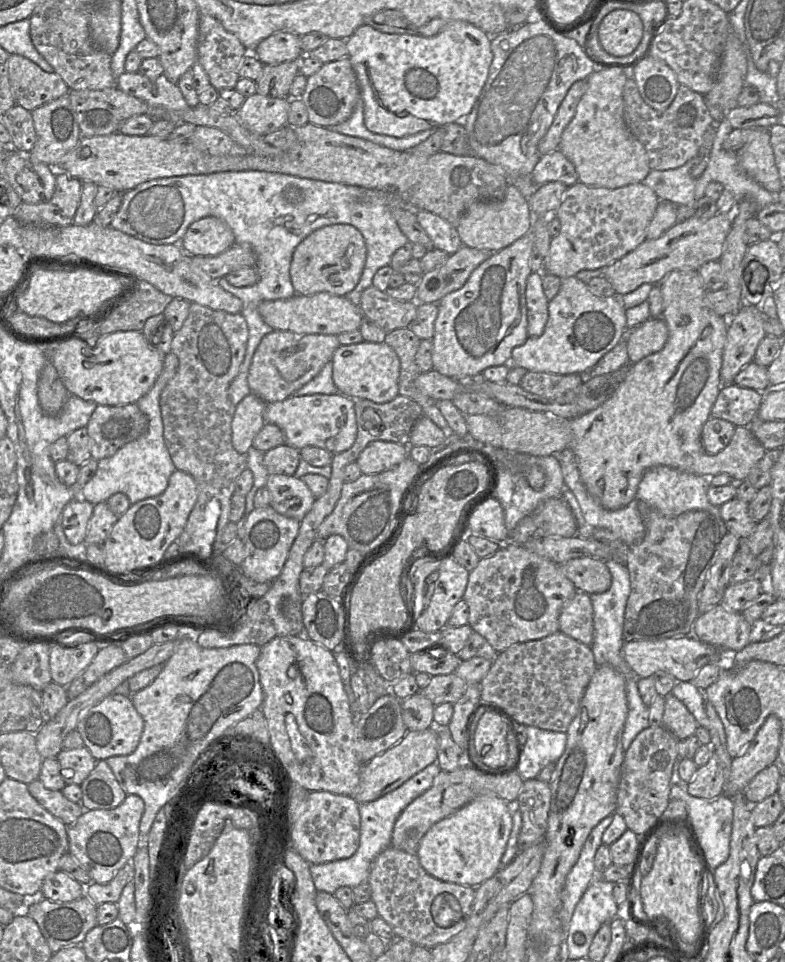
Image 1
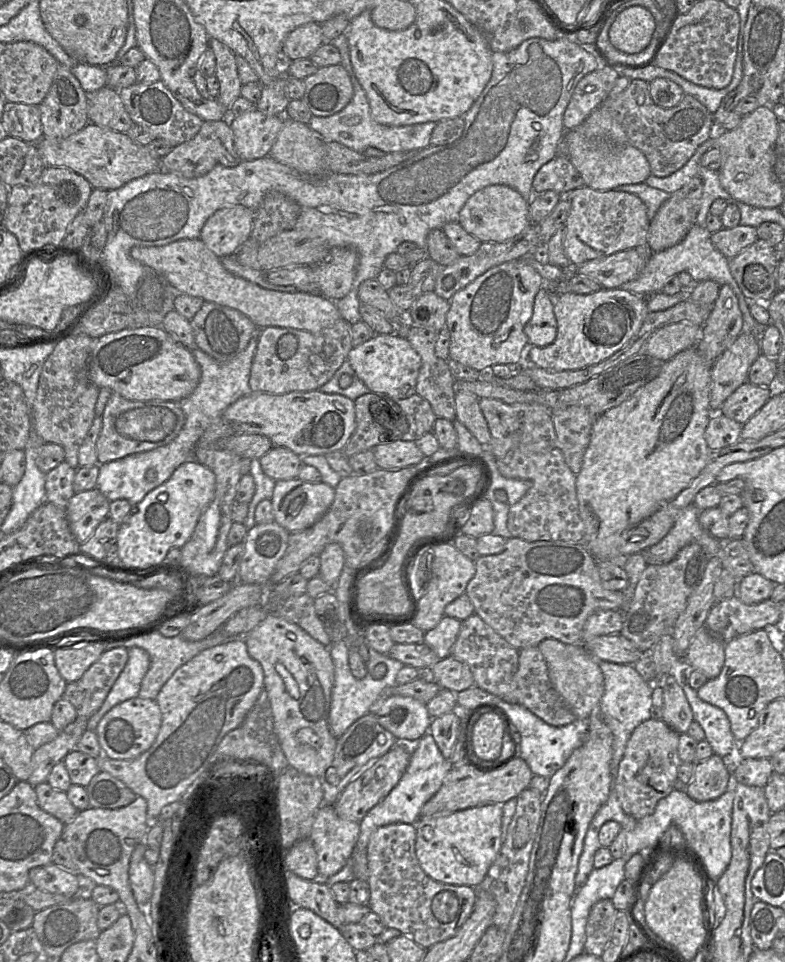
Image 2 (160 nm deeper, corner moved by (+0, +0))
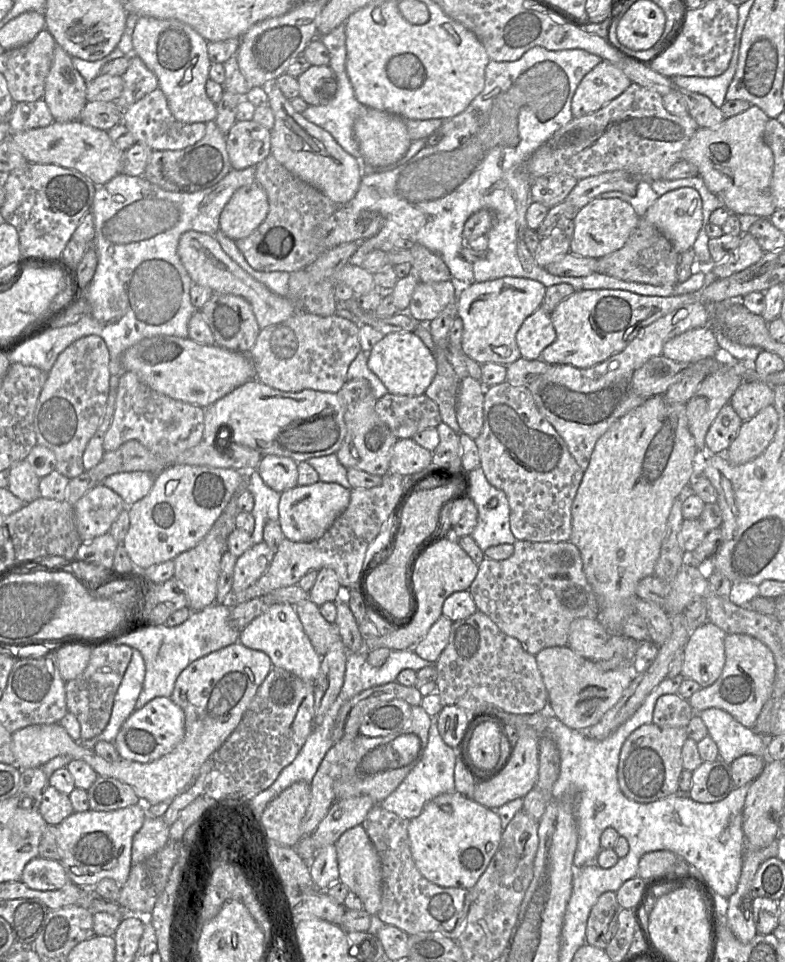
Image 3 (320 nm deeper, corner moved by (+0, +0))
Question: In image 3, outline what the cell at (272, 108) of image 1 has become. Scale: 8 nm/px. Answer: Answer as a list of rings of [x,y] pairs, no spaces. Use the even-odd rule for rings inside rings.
[[[254,120],[236,121],[226,135],[232,169],[257,166],[270,154],[271,130]]]

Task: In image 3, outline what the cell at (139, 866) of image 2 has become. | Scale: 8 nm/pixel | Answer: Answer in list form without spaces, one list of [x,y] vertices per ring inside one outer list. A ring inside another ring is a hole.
[[[145,812],[145,820],[140,830],[134,835],[131,851],[132,865],[145,861],[160,851],[169,840],[169,829],[162,817],[155,817]]]

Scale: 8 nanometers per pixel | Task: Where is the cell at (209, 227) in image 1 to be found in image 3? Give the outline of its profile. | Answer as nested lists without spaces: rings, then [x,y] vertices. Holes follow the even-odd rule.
[[[255,181],[239,188],[220,215],[219,230],[237,241],[248,237],[265,220],[269,203],[265,190]]]

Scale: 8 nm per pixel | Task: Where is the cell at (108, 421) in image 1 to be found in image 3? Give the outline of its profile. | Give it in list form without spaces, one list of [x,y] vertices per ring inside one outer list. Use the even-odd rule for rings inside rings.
[[[125,371],[119,378],[115,411],[103,441],[104,451],[114,451],[129,440],[137,440],[166,461],[166,468],[176,458],[202,440],[205,408],[173,399],[141,382],[138,376]]]

